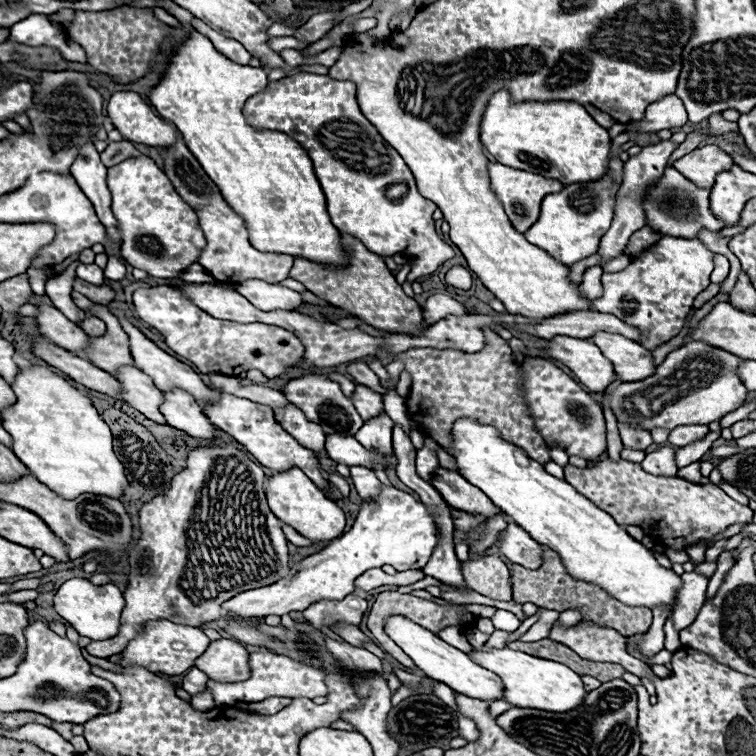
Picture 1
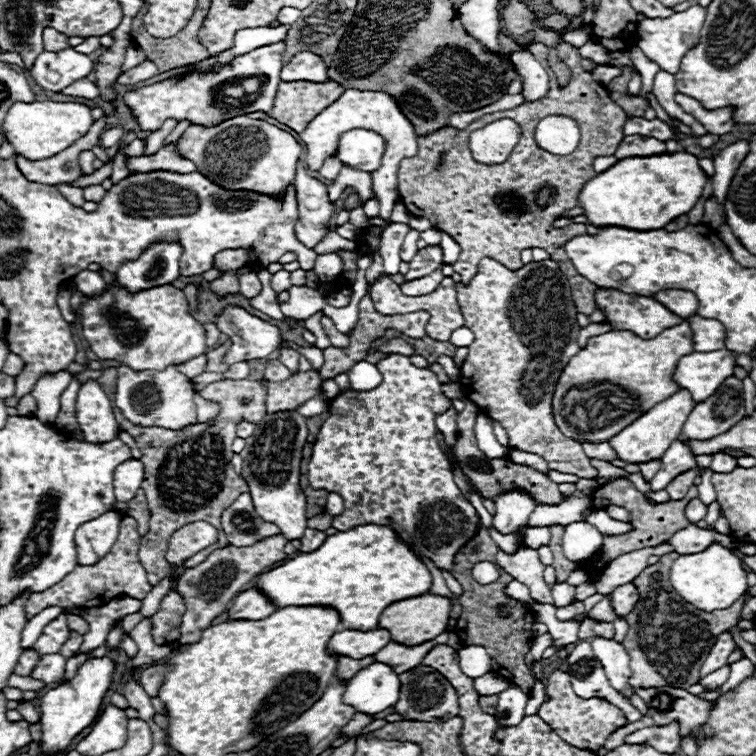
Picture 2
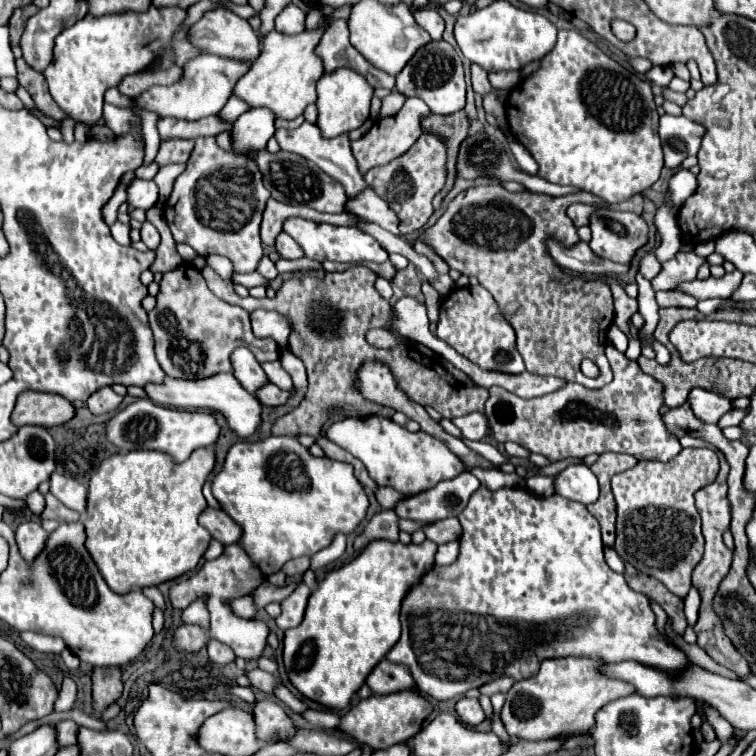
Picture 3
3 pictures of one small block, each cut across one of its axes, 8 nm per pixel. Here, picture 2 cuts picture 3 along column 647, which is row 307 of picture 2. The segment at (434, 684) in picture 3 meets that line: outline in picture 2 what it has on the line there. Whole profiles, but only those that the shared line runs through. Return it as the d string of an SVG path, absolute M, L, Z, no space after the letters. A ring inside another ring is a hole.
M596 288L596 306L604 312L604 322L610 322L612 330L630 330L640 338L652 338L664 332L670 326L680 324L684 318L672 314L668 308L664 308L658 300L650 296L638 296L638 294L624 294L616 288Z

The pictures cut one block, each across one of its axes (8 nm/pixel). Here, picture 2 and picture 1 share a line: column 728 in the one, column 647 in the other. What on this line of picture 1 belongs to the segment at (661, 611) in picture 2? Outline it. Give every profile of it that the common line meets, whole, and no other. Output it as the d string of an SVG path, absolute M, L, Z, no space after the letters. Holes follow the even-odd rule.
M544 548L544 564L538 570L528 570L522 568L518 564L512 566L512 594L514 600L524 604L524 602L532 602L540 608L548 608L548 610L568 610L568 608L580 608L582 610L582 620L592 620L594 624L600 626L608 626L618 630L622 636L632 636L638 632L646 632L652 624L652 610L644 608L644 606L624 606L620 600L612 598L606 590L602 590L596 584L586 584L582 580L572 578L560 556L548 548Z

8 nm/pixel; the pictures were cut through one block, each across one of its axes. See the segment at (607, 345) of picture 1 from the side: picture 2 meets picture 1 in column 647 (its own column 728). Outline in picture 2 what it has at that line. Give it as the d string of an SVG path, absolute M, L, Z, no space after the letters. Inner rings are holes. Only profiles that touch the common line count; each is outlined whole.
M722 348L712 352L692 352L686 354L674 372L674 380L680 388L688 388L694 396L694 402L702 402L716 388L734 374L736 368L736 352Z

